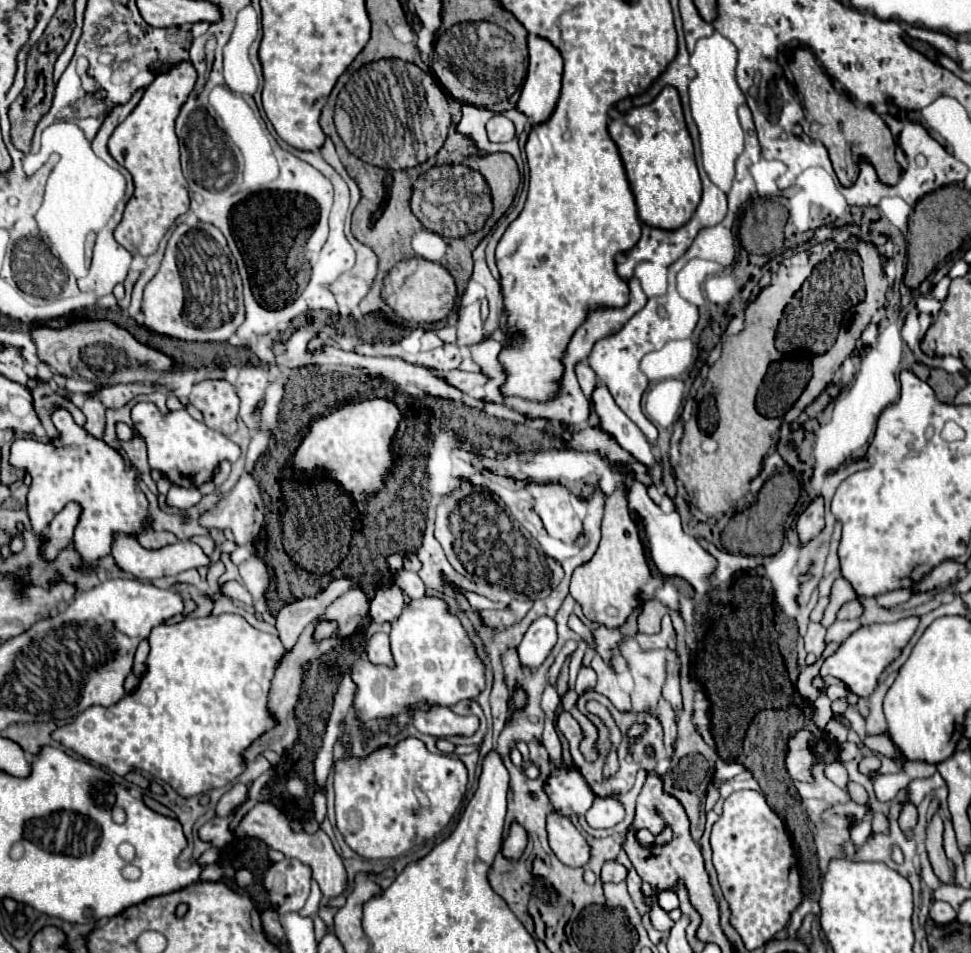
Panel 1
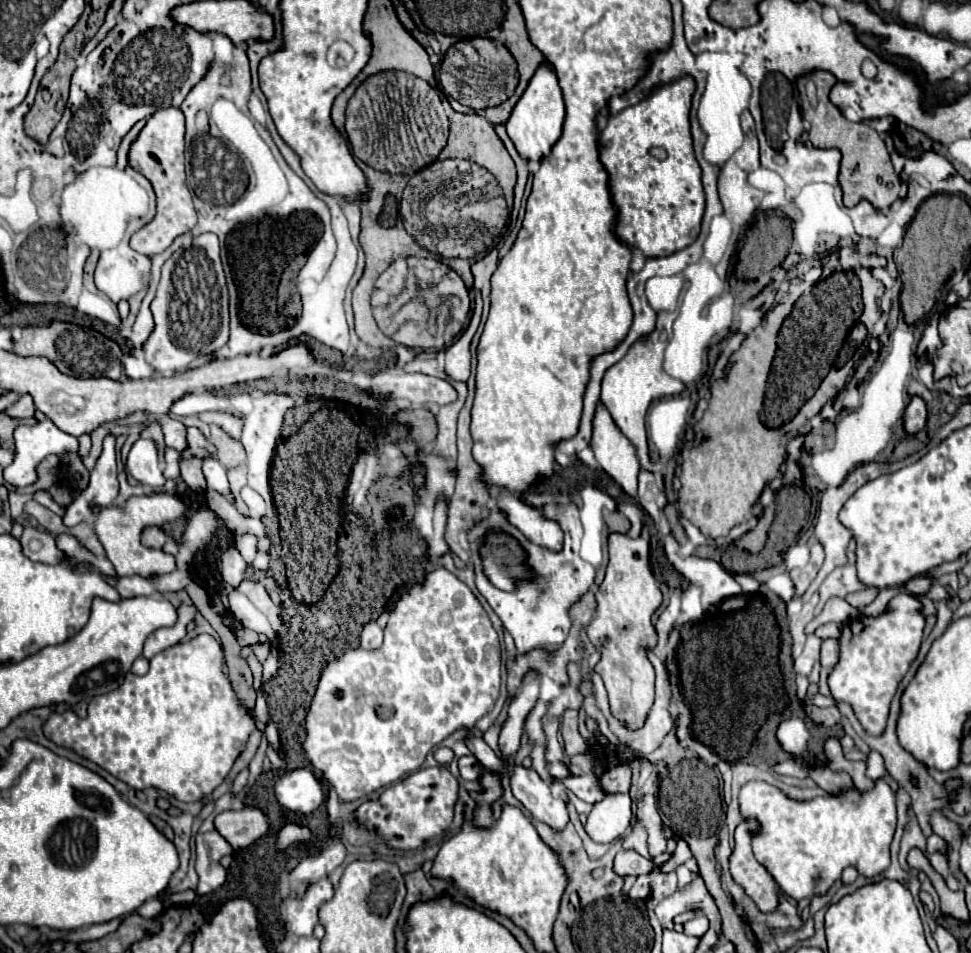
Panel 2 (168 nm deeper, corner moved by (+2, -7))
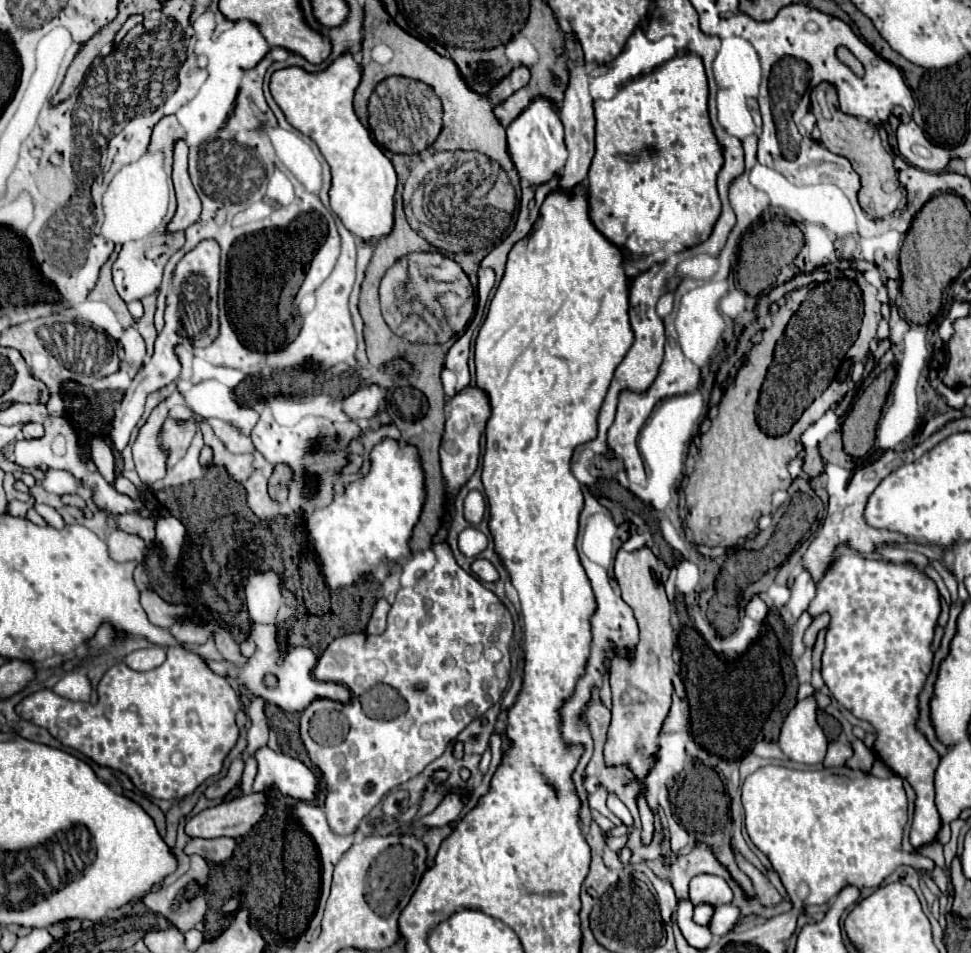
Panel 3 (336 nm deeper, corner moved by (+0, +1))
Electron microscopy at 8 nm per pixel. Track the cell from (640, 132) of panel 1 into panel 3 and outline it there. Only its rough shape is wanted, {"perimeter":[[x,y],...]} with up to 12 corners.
{"perimeter":[[693,53],[595,101],[591,221],[639,271],[705,241]]}

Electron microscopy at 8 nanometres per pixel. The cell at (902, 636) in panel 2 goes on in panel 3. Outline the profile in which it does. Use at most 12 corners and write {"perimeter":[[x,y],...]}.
{"perimeter":[[841,547],[809,613],[831,613],[823,681],[877,729],[935,839],[939,757],[915,729],[939,591]]}

